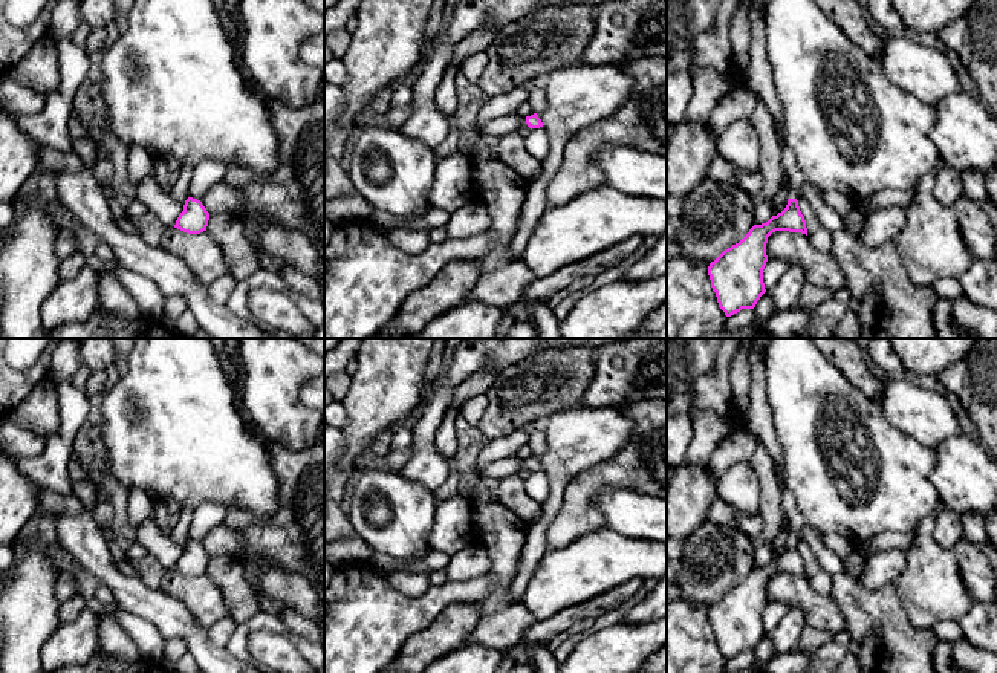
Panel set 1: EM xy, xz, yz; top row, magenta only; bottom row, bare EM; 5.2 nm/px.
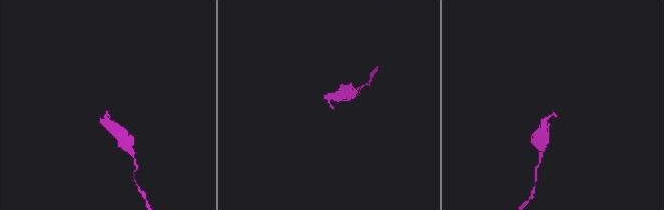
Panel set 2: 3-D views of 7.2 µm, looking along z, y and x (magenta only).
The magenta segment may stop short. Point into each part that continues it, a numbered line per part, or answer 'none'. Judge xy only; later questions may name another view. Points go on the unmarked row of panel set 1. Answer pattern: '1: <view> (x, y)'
1: xy (179, 534)

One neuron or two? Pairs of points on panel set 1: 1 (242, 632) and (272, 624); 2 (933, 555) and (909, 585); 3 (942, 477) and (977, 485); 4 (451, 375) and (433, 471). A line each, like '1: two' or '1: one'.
1: one
2: one
3: one
4: one

